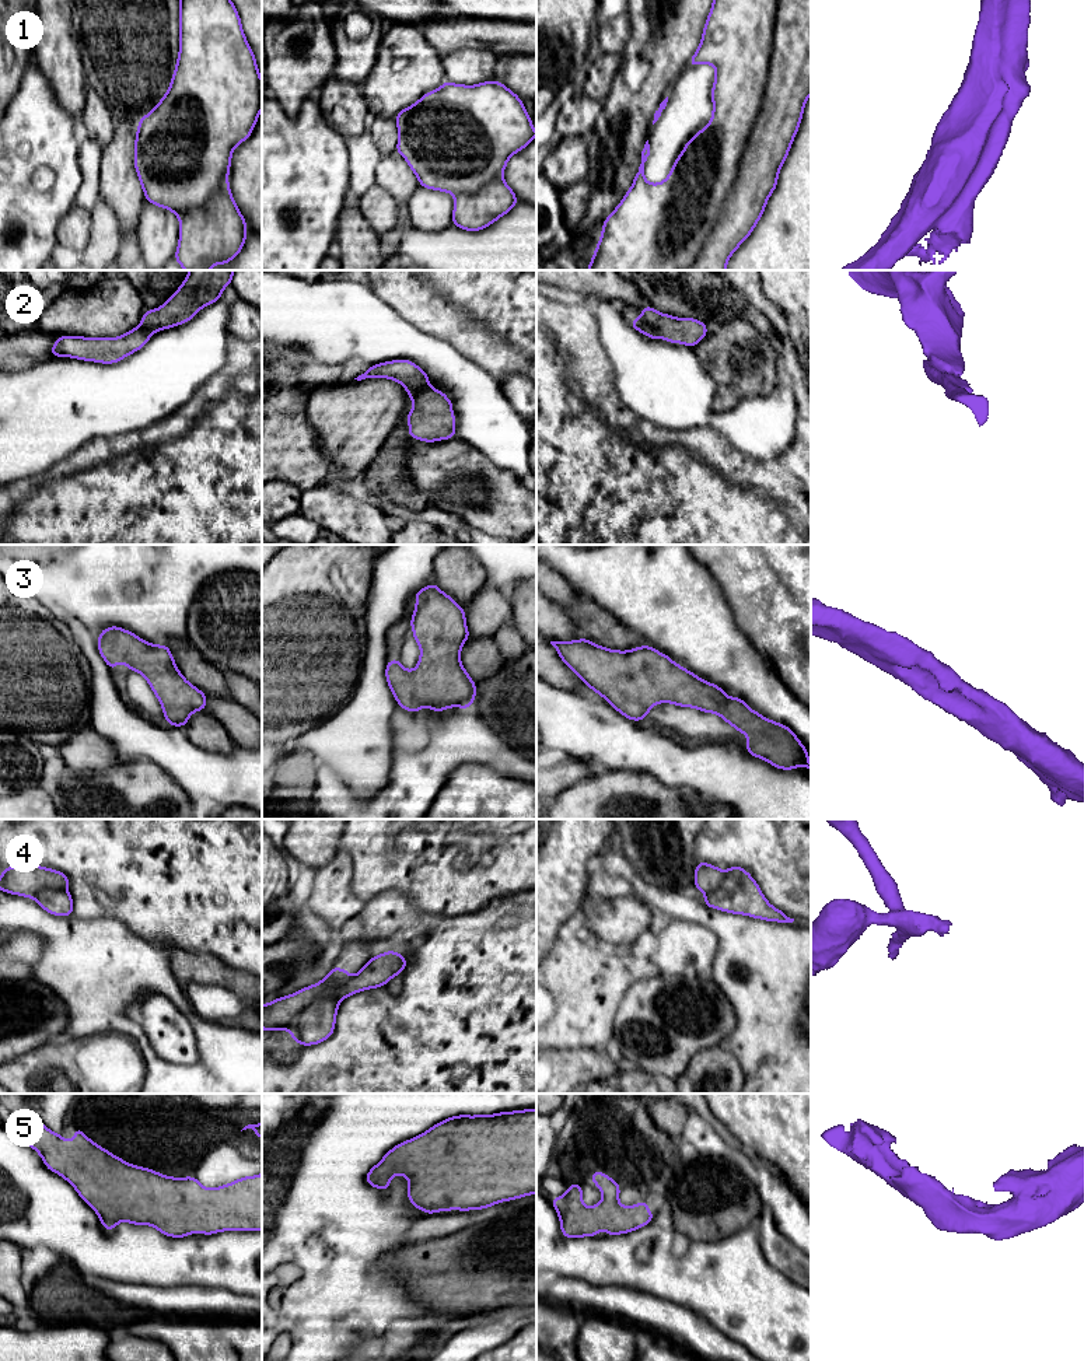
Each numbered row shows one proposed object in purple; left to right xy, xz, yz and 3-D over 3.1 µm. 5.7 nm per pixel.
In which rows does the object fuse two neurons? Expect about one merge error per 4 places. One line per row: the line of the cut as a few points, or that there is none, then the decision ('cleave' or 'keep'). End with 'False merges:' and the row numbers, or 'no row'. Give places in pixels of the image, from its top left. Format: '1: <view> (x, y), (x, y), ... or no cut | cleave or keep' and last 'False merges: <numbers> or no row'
1: yz (779, 0), (769, 77), (738, 175), (698, 256), (682, 269) | cleave
2: no cut | keep
3: no cut | keep
4: xz (339, 1000), (313, 1000), (297, 1015), (290, 1029) | cleave
5: no cut | keep
False merges: 1, 4

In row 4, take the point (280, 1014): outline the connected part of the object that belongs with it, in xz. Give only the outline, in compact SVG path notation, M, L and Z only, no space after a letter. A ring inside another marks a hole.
M387 951L371 959L343 984L333 984L326 977L294 994L276 998L262 1005L262 1029L291 1031L297 1015L318 998L343 998L368 989L385 986L394 976L402 975L406 956Z

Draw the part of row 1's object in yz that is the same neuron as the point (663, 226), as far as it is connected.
M713 0L700 45L689 60L689 66L707 63L716 69L711 119L685 144L671 172L660 183L648 183L644 178L644 162L650 155L650 144L646 141L633 185L605 218L587 270L627 270L627 265L633 270L685 270L696 260L738 176L762 108L777 6L779 0Z

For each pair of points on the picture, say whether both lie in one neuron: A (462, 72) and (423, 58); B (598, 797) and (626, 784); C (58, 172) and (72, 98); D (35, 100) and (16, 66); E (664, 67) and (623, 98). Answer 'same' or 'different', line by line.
A: different
B: same
C: different
D: different
E: same

